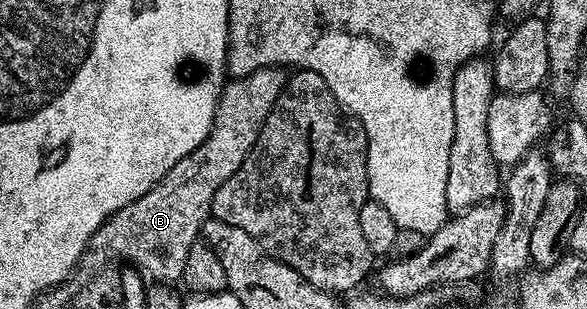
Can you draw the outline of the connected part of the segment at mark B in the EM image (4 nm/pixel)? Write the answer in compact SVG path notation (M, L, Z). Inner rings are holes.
M266 67L257 69L252 73L246 73L244 77L236 77L224 84L219 101L215 104L215 114L211 120L208 135L181 163L177 163L169 170L161 180L155 184L141 199L121 207L112 217L91 236L92 241L99 241L99 245L107 245L107 249L115 249L115 253L121 253L124 257L131 256L141 265L152 268L155 279L162 279L167 283L175 283L183 276L183 268L189 255L189 247L193 247L195 241L200 240L203 222L209 216L211 200L217 195L217 187L245 163L249 151L257 143L261 127L265 119L271 113L271 109L277 103L281 91L287 86L288 74L279 67Z

